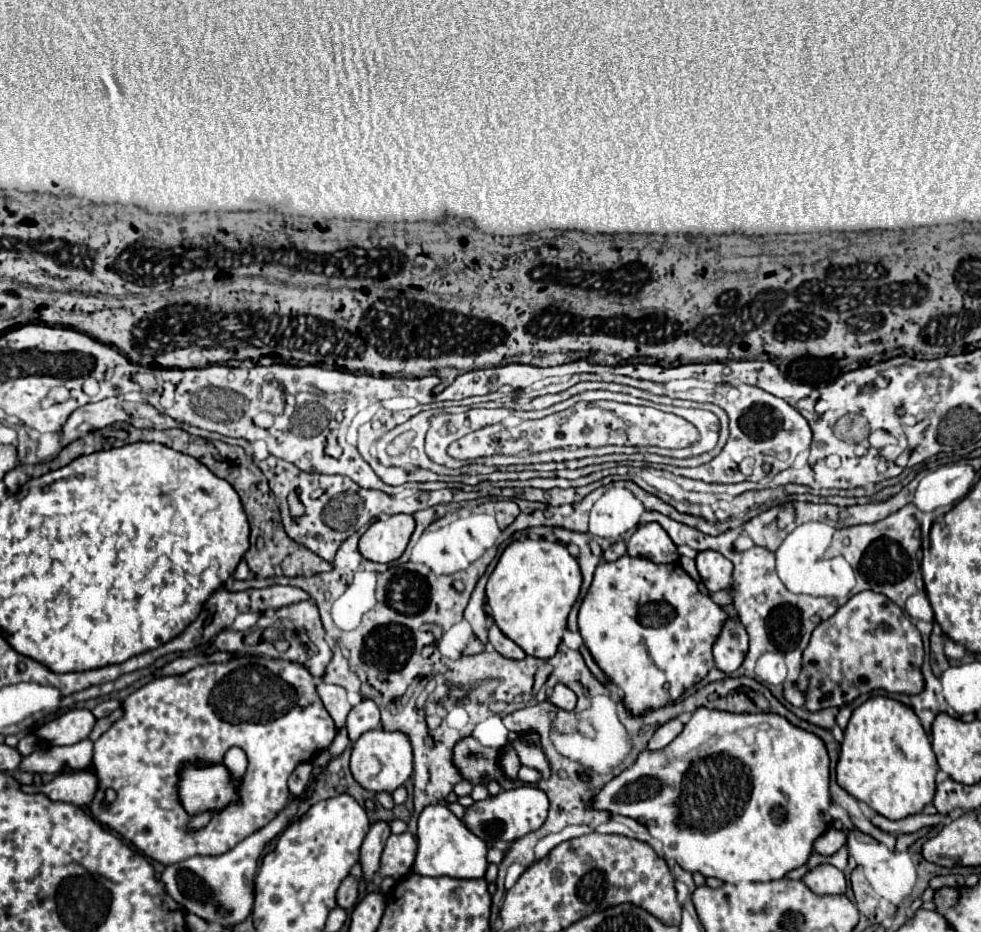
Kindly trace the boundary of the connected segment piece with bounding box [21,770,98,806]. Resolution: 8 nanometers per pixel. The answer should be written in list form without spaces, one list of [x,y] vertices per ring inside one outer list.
[[[82,770],[82,772],[62,772],[50,784],[21,785],[21,788],[29,794],[42,792],[54,802],[70,802],[78,806],[88,806],[96,792],[96,786],[98,786],[96,776]]]

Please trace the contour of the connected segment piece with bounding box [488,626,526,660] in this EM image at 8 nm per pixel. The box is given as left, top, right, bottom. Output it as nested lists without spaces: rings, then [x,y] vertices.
[[[492,626],[490,632],[488,632],[488,638],[492,642],[492,646],[506,658],[512,658],[512,660],[520,660],[520,658],[526,658],[524,650],[520,646],[516,646],[510,638],[506,638],[498,626]]]

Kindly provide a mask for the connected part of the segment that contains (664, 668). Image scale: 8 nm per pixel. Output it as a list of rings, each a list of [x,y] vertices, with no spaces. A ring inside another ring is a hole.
[[[622,556],[616,562],[602,560],[598,564],[598,568],[594,572],[592,586],[590,586],[586,598],[582,600],[582,606],[580,606],[580,612],[578,612],[578,628],[580,628],[580,634],[582,634],[582,640],[584,640],[586,648],[590,650],[590,654],[592,654],[594,662],[600,666],[600,670],[608,676],[608,680],[612,684],[616,684],[624,692],[622,704],[636,718],[644,716],[648,710],[658,710],[658,708],[664,708],[664,706],[676,702],[686,690],[690,690],[696,682],[700,682],[714,668],[712,646],[716,644],[716,638],[720,636],[720,630],[724,628],[726,620],[728,620],[728,614],[708,594],[700,592],[698,582],[694,578],[690,578],[680,564],[656,564],[656,562],[648,560],[648,558],[632,558],[632,556]]]

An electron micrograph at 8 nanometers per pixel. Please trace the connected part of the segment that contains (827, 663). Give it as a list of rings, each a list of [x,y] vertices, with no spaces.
[[[864,590],[852,596],[834,616],[820,622],[812,632],[810,644],[802,656],[802,670],[806,672],[810,684],[806,690],[806,708],[810,712],[820,712],[824,708],[844,708],[852,704],[858,696],[870,694],[874,690],[886,690],[896,694],[916,696],[924,690],[924,644],[918,628],[910,622],[908,614],[900,610],[892,600],[884,598],[884,594],[876,594]]]

